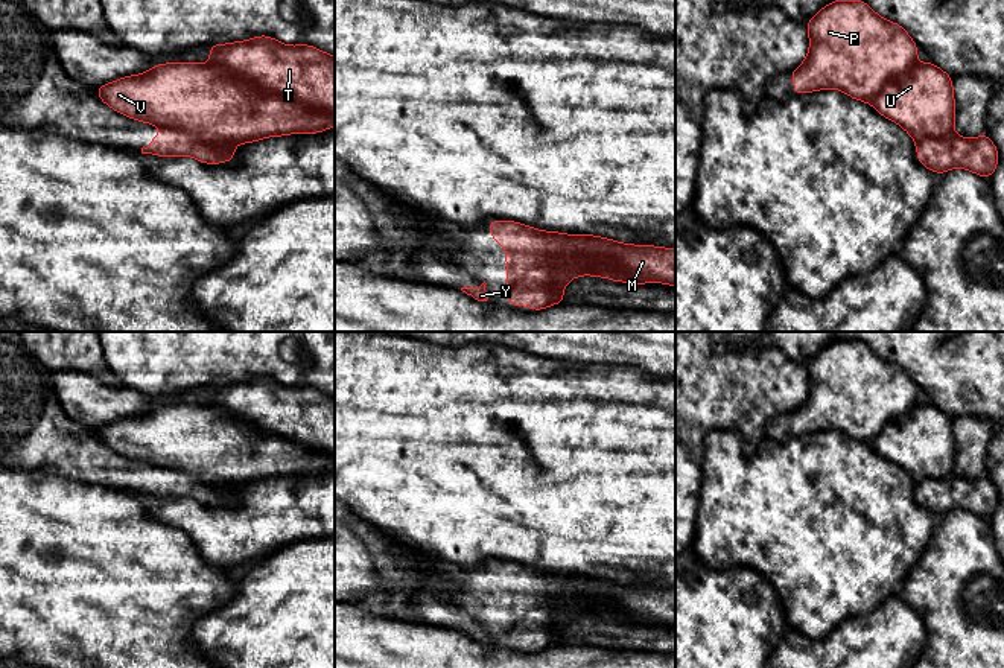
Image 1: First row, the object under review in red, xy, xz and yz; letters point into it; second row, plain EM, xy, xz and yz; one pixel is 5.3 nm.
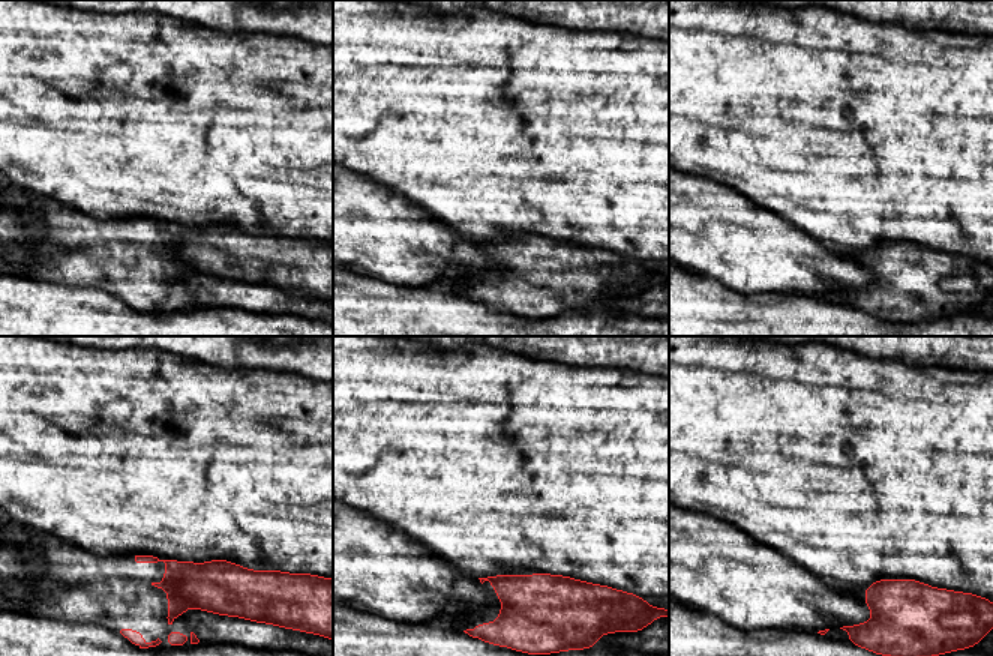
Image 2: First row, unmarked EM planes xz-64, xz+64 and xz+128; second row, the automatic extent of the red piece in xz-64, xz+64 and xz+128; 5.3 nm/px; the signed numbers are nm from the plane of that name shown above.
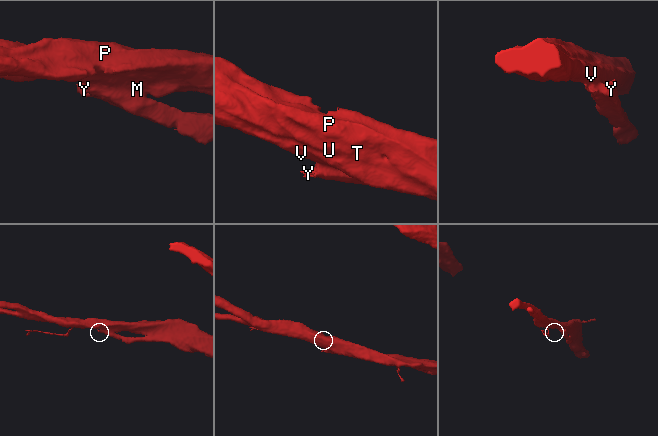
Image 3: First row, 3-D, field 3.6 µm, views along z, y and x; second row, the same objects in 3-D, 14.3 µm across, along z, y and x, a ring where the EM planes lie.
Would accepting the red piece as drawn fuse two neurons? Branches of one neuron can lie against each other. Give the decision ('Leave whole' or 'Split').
Split

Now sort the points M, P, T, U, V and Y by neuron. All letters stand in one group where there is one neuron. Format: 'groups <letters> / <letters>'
groups M P T U V / Y

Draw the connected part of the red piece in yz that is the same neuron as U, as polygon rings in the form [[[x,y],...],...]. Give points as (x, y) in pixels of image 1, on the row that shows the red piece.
[[[834,0],[823,6],[815,17],[806,21],[809,33],[809,52],[806,59],[790,73],[796,87],[793,94],[817,90],[841,90],[855,100],[872,103],[875,110],[888,120],[902,126],[914,142],[923,137],[945,138],[954,132],[955,100],[952,76],[945,73],[934,62],[919,64],[919,46],[911,40],[899,23],[891,23],[878,15],[863,0]]]

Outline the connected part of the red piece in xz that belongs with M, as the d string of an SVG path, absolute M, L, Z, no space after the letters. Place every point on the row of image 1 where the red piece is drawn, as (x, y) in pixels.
M545 233L572 243L578 256L567 257L567 262L580 262L590 272L605 275L618 271L630 278L639 277L643 283L675 286L675 248L621 243L593 234Z

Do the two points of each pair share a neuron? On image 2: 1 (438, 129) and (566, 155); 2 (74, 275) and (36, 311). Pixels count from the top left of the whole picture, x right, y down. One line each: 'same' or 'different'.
1: same
2: different

